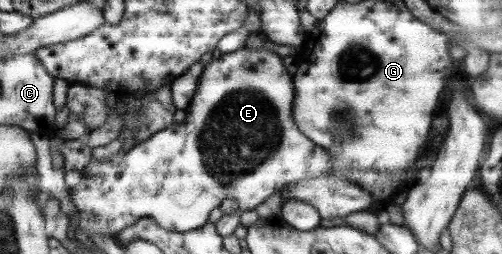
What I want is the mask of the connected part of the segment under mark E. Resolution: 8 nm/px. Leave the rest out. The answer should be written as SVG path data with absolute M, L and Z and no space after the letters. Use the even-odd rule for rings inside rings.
M245 46L237 51L224 53L218 59L214 58L199 76L199 81L190 101L188 108L185 110L185 121L181 123L174 122L170 126L164 127L162 130L155 132L145 141L134 145L132 149L125 149L124 152L116 152L110 160L102 162L102 160L92 159L89 164L80 170L80 184L76 188L69 190L70 198L76 208L76 216L78 218L78 230L84 233L96 233L104 236L115 236L117 233L130 231L136 225L136 222L142 218L152 218L160 228L175 232L188 232L202 228L209 223L209 215L216 207L220 207L223 201L230 198L238 201L241 211L254 210L258 204L268 199L272 194L282 192L287 186L294 185L296 182L303 181L306 178L318 178L320 176L330 176L336 174L335 158L333 158L329 150L319 147L312 142L295 125L293 119L294 106L294 84L292 84L292 76L286 72L280 55L266 49L255 49Z

